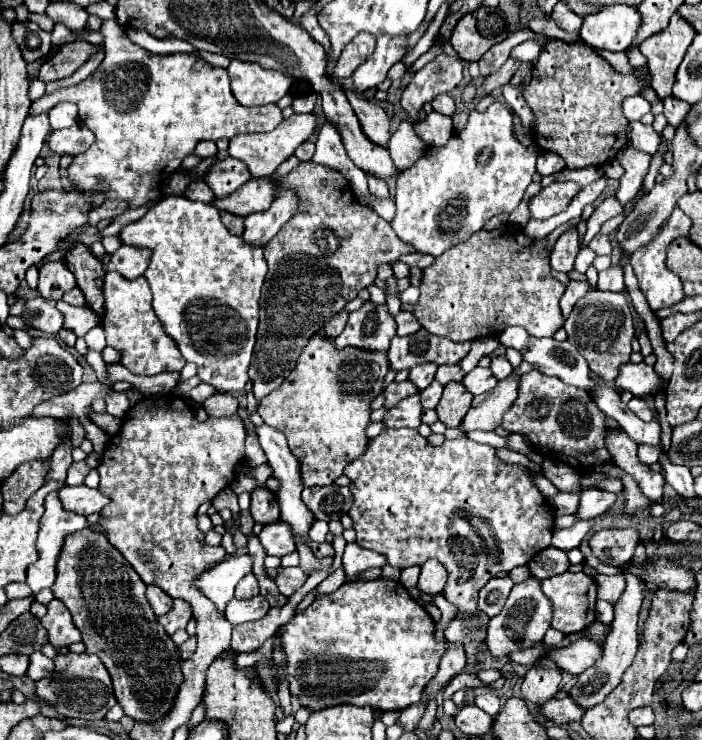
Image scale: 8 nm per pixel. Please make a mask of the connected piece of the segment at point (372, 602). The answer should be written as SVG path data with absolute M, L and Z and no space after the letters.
M378 578L372 582L364 582L364 580L356 580L356 582L344 582L336 592L326 594L326 596L318 596L316 602L312 606L308 606L304 612L298 612L286 626L284 626L284 634L280 638L282 650L286 652L286 664L284 668L280 668L280 664L272 662L272 678L278 682L280 672L284 670L288 676L288 684L290 684L290 694L298 698L300 706L318 712L322 708L330 708L330 706L340 706L340 704L354 704L354 706L370 706L374 710L404 710L410 704L420 702L422 698L422 690L426 688L426 684L432 680L432 676L436 674L440 656L444 652L444 644L438 644L434 640L434 620L430 618L430 614L414 600L408 596L406 588L398 582L398 580L386 580L386 578Z

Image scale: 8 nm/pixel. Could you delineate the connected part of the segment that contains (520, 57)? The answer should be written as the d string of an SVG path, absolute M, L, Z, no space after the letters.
M526 40L522 44L518 44L516 48L512 48L510 52L510 58L518 60L518 62L528 62L528 64L534 64L538 60L538 54L542 50L542 44L538 40Z

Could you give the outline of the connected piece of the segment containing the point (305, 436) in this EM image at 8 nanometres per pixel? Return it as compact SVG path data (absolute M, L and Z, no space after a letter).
M324 330L316 334L312 342L308 342L308 348L304 348L288 380L284 380L280 388L264 396L258 410L266 424L278 428L288 438L288 446L292 454L300 460L300 478L304 488L332 484L338 476L342 476L346 464L350 464L360 454L364 454L364 448L368 444L364 428L370 422L368 406L370 400L382 392L382 380L390 370L386 352L356 352L356 348L346 348L346 352L336 352L334 342L324 338L322 334Z

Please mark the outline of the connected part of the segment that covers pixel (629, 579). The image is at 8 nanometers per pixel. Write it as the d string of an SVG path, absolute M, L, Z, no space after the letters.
M626 576L626 590L624 596L620 598L620 604L614 606L614 622L612 622L612 632L608 634L606 642L604 642L604 660L600 660L600 664L596 664L596 668L588 668L588 672L582 672L578 676L578 682L568 690L568 696L582 708L582 710L590 710L596 704L604 702L606 696L620 684L622 674L626 672L626 668L634 662L636 650L638 650L638 614L640 614L640 606L642 606L642 584L640 580L636 580L634 576Z

